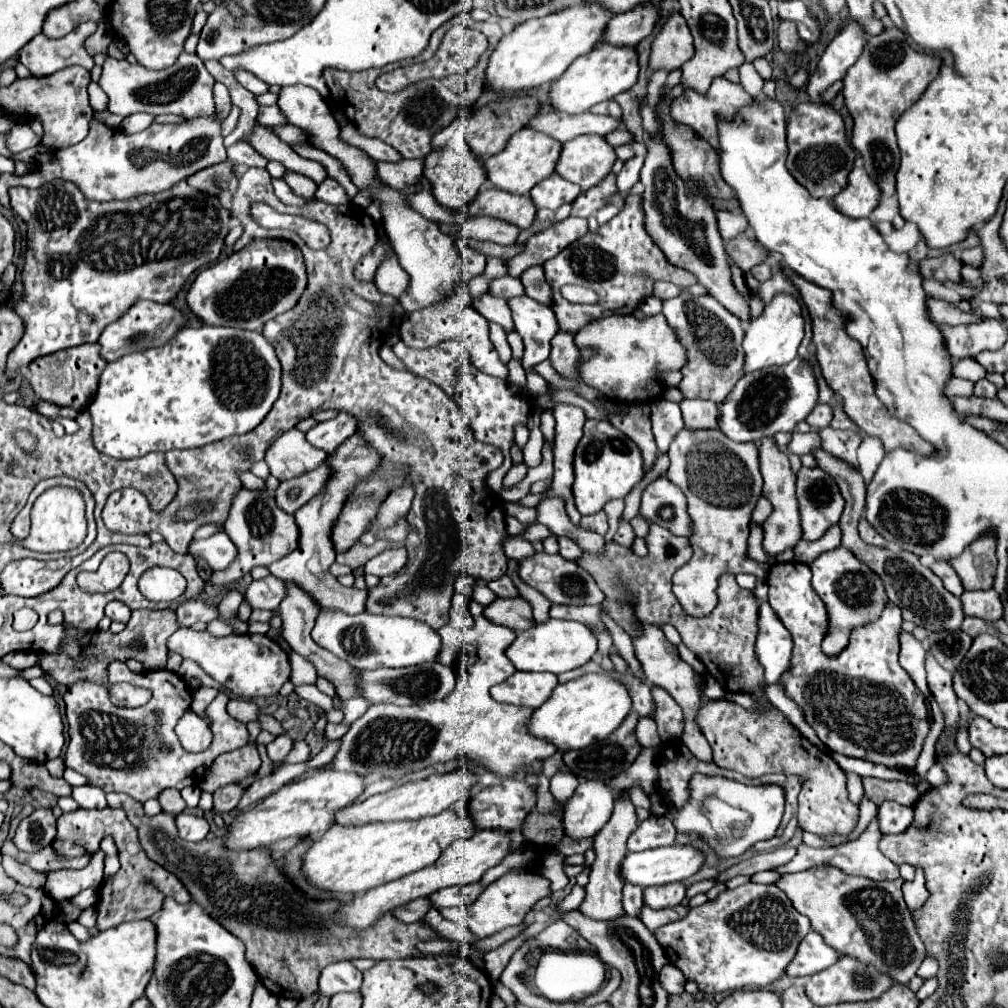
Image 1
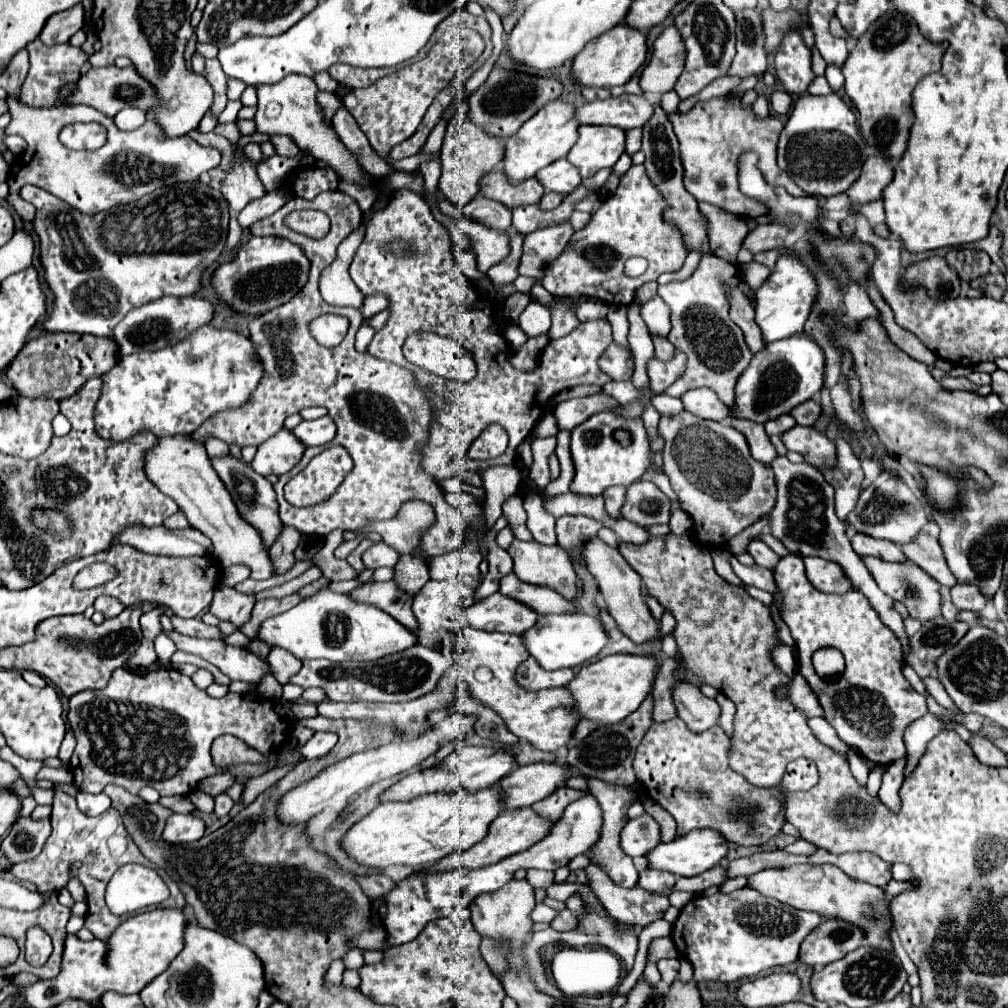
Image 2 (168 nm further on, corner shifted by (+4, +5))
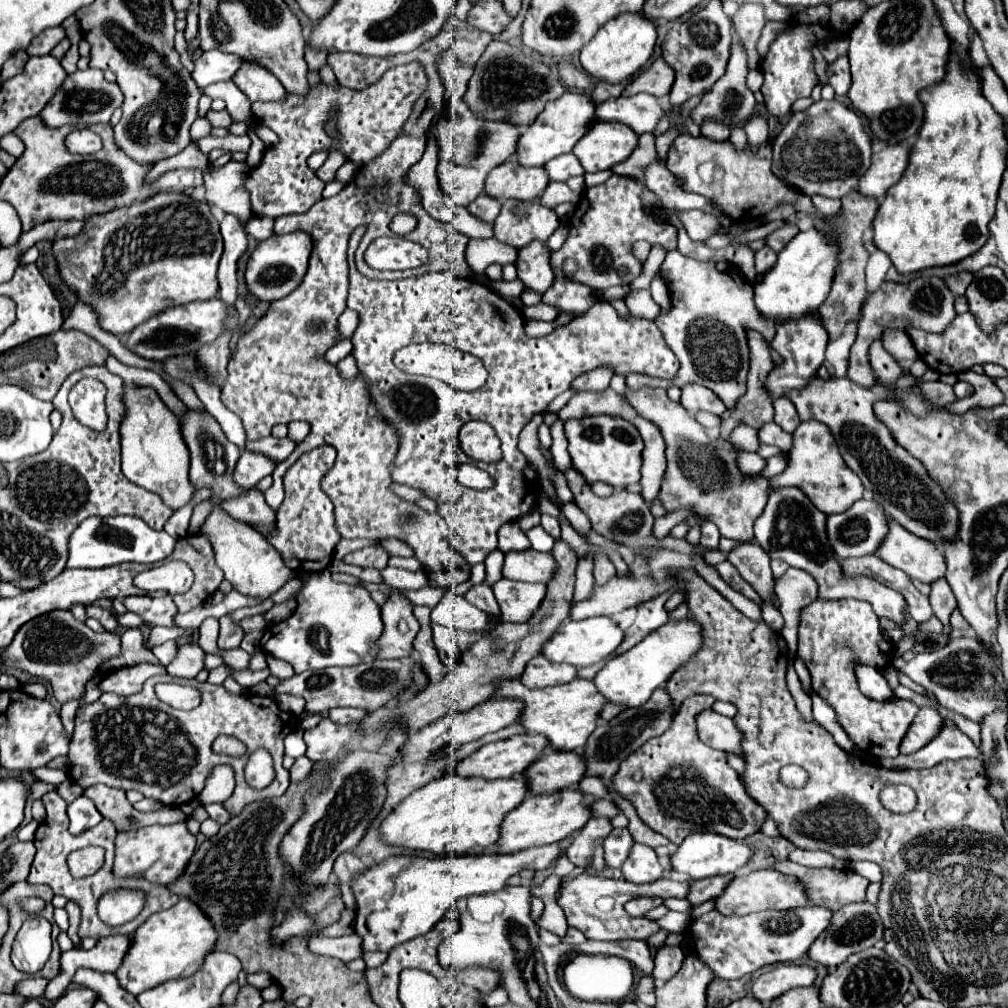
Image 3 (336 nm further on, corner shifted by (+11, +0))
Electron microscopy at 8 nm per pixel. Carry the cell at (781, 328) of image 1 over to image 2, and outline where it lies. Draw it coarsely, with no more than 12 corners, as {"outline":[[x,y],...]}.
{"outline":[[780,257],[756,291],[764,343],[802,333],[816,281]]}

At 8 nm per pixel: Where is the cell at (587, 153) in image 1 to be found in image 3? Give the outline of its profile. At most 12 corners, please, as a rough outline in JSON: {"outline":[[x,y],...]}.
{"outline":[[595,122],[573,154],[585,172],[609,170],[637,148],[639,134]]}

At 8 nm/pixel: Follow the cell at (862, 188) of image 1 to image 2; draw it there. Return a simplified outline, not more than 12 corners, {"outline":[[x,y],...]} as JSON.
{"outline":[[868,157],[846,195],[852,205],[882,199],[892,163]]}

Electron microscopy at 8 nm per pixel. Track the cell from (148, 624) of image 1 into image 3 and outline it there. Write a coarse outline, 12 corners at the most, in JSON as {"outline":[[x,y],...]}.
{"outline":[[69,610],[19,628],[5,666],[79,698],[121,638]]}

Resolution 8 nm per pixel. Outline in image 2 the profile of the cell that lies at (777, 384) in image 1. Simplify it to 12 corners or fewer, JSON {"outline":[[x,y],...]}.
{"outline":[[770,343],[734,387],[728,417],[766,423],[818,397],[824,353]]}

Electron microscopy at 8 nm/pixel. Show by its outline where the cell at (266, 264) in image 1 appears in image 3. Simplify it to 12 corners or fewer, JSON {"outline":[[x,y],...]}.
{"outline":[[307,232],[271,236],[247,262],[265,302],[293,292],[307,270]]}

